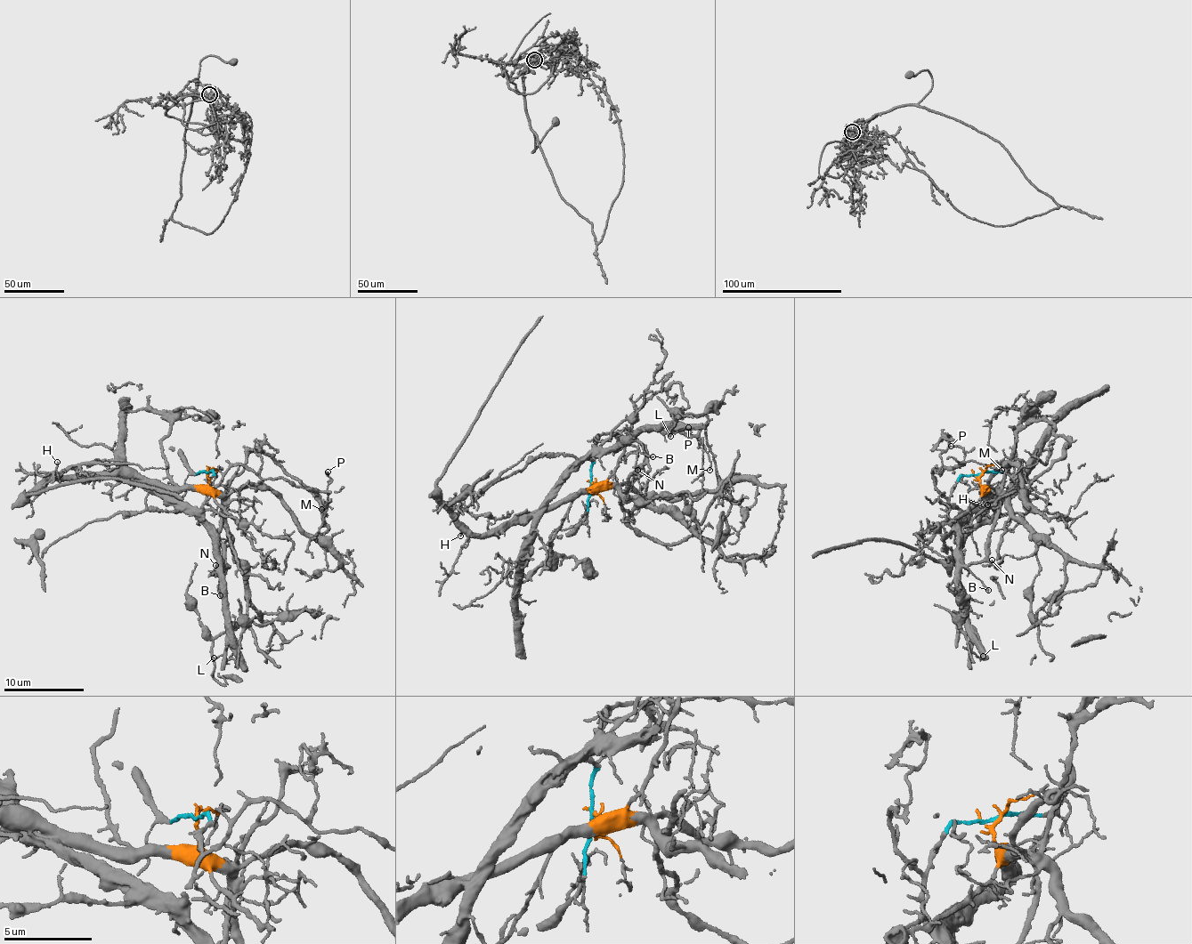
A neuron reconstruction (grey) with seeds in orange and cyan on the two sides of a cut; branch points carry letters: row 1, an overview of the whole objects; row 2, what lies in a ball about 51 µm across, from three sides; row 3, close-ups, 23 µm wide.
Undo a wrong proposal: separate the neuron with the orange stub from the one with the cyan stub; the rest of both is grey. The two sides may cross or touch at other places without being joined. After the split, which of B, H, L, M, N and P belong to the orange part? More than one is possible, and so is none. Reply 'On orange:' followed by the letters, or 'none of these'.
On orange: H

